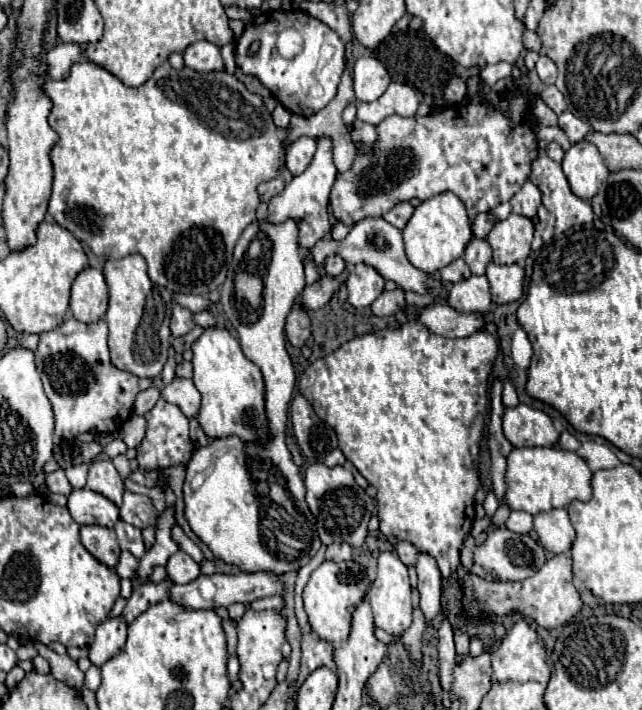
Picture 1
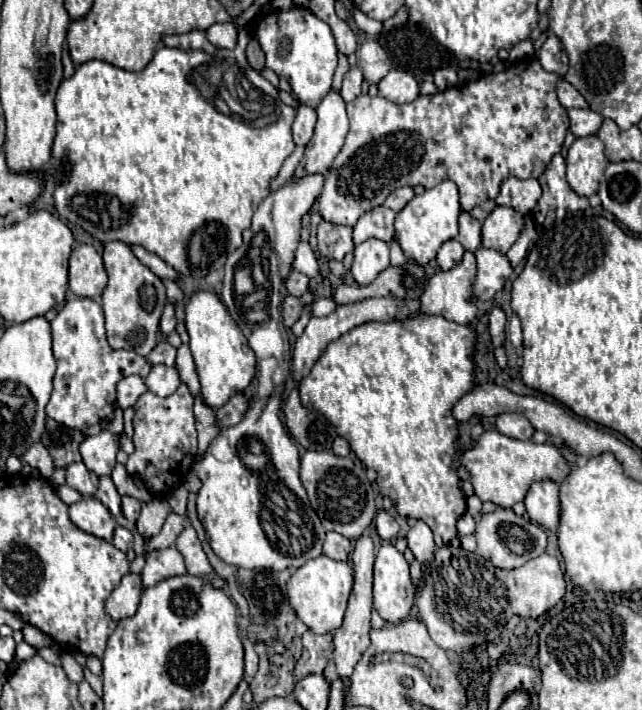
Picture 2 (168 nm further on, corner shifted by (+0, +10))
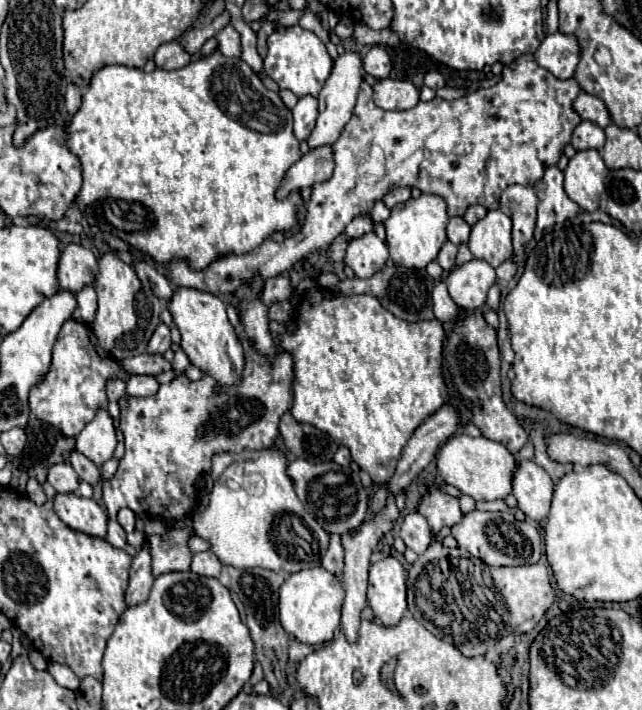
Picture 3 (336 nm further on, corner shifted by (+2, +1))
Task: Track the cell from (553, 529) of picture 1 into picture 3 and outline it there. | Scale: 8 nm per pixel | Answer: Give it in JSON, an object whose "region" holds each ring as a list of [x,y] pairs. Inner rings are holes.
{"region":[[[517,459],[513,473],[513,495],[517,507],[533,521],[543,521],[551,507],[553,481],[551,477],[533,461]]]}

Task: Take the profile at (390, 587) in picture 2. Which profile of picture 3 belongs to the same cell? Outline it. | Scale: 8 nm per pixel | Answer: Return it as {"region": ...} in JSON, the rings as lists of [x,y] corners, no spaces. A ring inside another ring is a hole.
{"region":[[[385,557],[369,569],[367,601],[375,617],[391,627],[397,625],[407,609],[405,569],[395,557]]]}

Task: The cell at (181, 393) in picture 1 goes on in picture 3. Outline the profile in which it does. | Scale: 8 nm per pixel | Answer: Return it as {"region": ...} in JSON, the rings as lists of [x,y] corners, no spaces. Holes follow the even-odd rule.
{"region":[[[131,375],[127,379],[127,395],[129,397],[149,397],[157,393],[157,379],[151,375]]]}

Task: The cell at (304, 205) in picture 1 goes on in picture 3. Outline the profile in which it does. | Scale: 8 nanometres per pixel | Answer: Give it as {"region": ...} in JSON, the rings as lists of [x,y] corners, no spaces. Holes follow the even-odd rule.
{"region":[[[347,51],[343,55],[339,55],[333,63],[333,71],[329,75],[329,79],[325,81],[325,87],[319,93],[319,117],[317,117],[317,125],[309,137],[309,145],[311,147],[319,147],[319,145],[333,145],[337,141],[337,137],[341,135],[343,127],[347,125],[347,121],[353,115],[353,107],[355,107],[355,99],[357,99],[357,91],[359,85],[363,81],[363,67],[361,67],[361,57],[355,51]]]}

